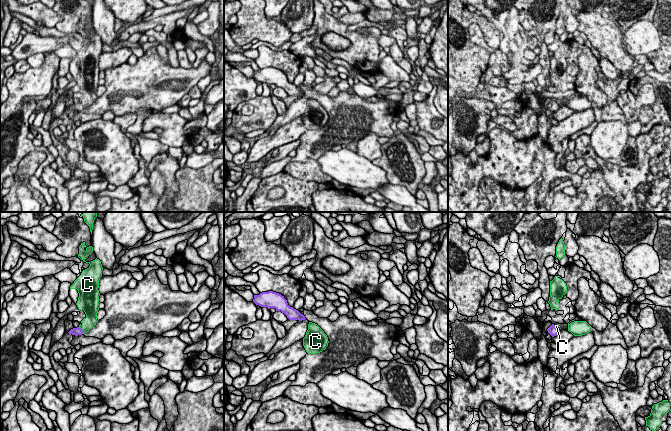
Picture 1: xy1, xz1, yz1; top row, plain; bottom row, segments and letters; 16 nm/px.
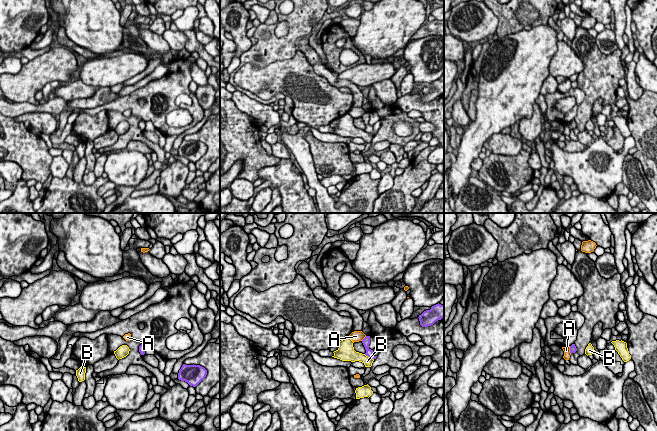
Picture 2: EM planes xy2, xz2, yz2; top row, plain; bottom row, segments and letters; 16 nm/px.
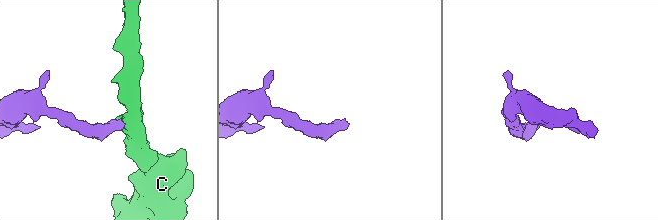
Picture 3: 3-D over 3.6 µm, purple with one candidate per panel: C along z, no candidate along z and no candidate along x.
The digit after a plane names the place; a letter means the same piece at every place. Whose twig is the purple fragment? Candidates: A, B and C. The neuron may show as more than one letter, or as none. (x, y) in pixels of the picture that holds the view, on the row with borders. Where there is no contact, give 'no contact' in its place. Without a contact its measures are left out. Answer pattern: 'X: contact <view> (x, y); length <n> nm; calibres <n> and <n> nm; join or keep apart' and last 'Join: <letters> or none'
A: contact xz2 (364, 338); length 120 nm; calibres 130 and 190 nm; keep apart
B: contact xz2 (369, 356); length 180 nm; calibres 130 and 160 nm; keep apart
C: contact xy1 (81, 330); length 140 nm; calibres 130 and 200 nm; join
Join: C

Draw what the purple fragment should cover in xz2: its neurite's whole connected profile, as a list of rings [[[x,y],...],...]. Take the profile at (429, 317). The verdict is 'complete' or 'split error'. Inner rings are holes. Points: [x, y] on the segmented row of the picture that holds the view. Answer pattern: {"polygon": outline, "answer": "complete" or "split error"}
{"polygon": [[[438,303],[432,306],[430,310],[424,311],[418,318],[422,327],[428,327],[433,325],[436,321],[441,320],[443,317],[444,305]]], "answer": "complete"}

